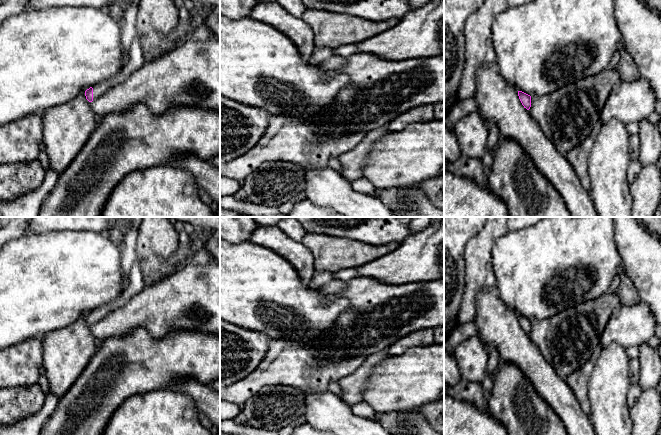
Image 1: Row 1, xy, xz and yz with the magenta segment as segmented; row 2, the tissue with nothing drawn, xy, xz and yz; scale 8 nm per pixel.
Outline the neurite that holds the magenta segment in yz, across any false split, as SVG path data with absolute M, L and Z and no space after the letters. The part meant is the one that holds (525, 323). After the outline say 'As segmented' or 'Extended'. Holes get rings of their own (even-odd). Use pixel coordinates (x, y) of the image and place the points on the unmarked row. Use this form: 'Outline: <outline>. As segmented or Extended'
Outline: M518 315L518 320L524 332L529 334L531 331L531 320L522 315Z. As segmented

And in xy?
Outline: M136 263L130 270L129 283L123 293L113 302L110 302L87 313L85 315L86 323L89 326L96 324L99 320L101 320L114 309L125 305L132 297L138 294L145 287L145 285L146 283L143 279L142 270Z. Extended

